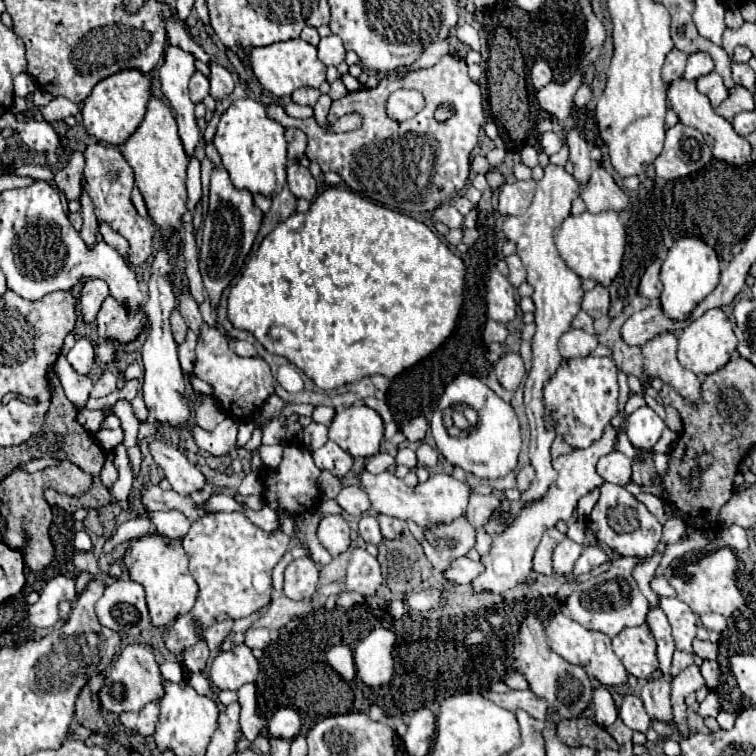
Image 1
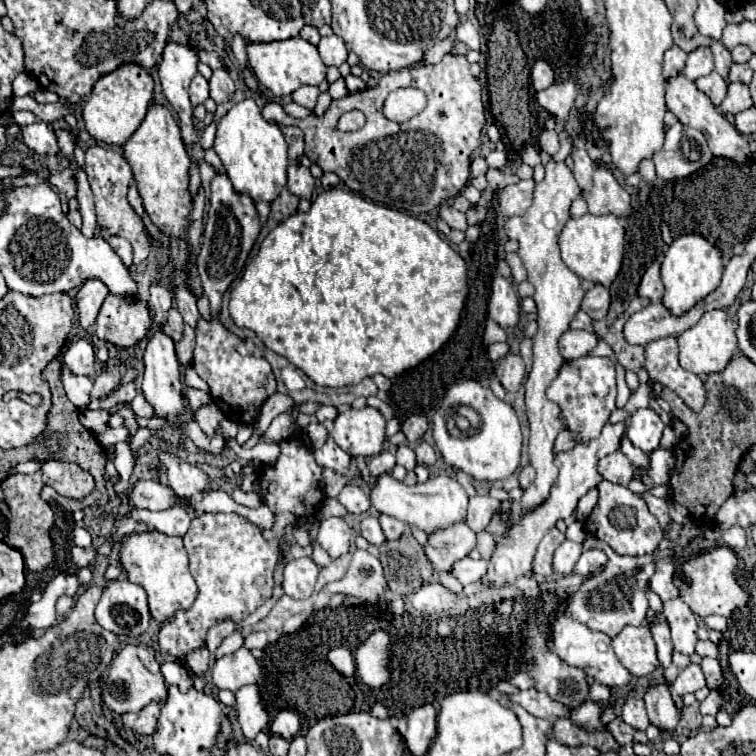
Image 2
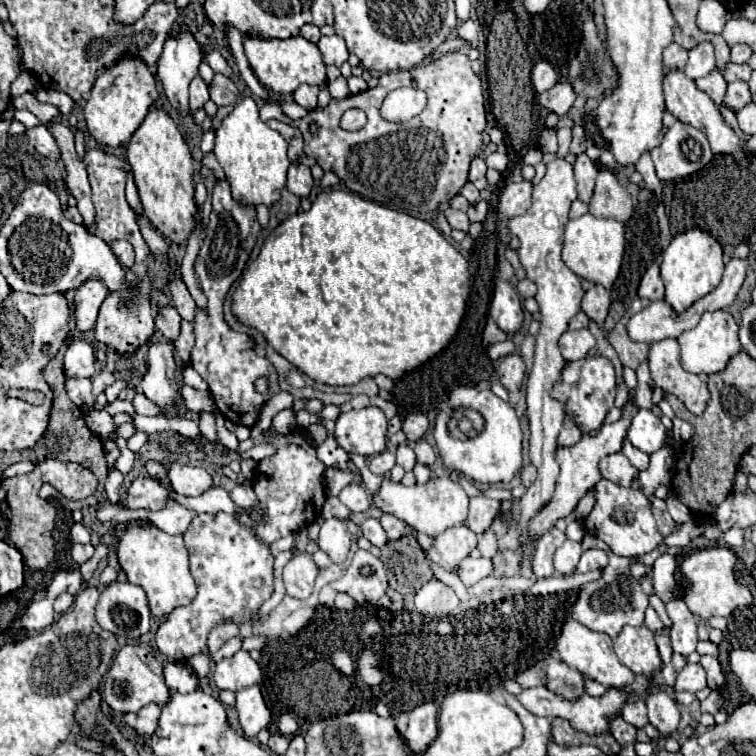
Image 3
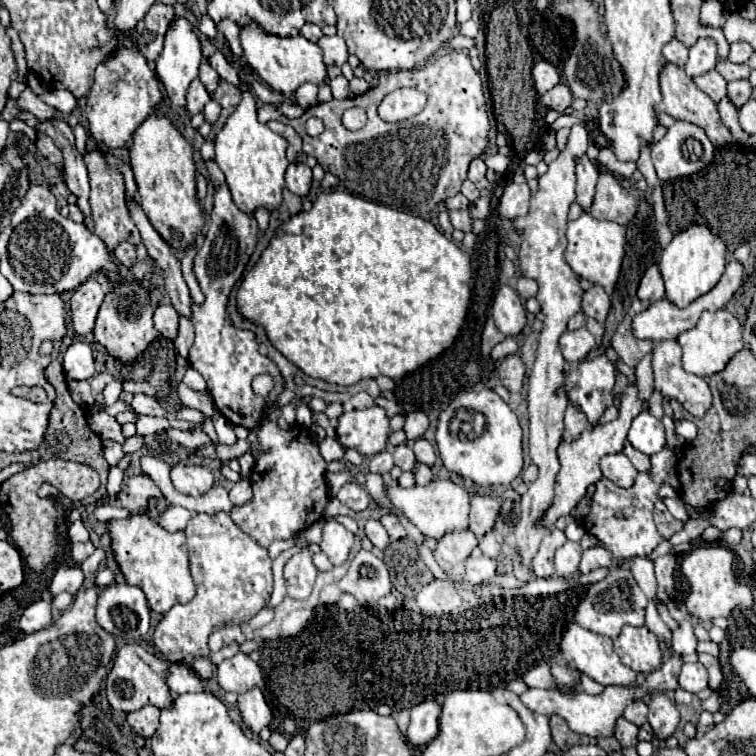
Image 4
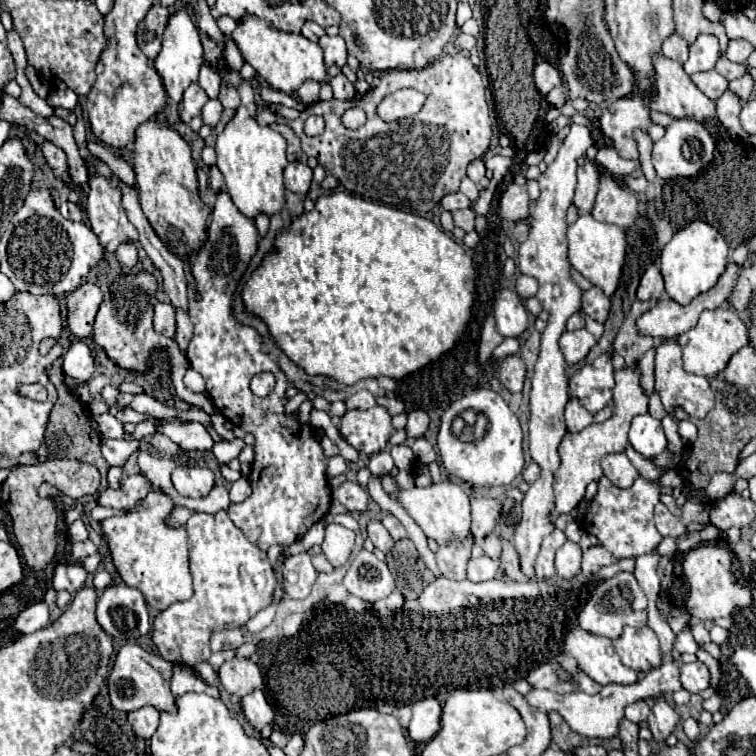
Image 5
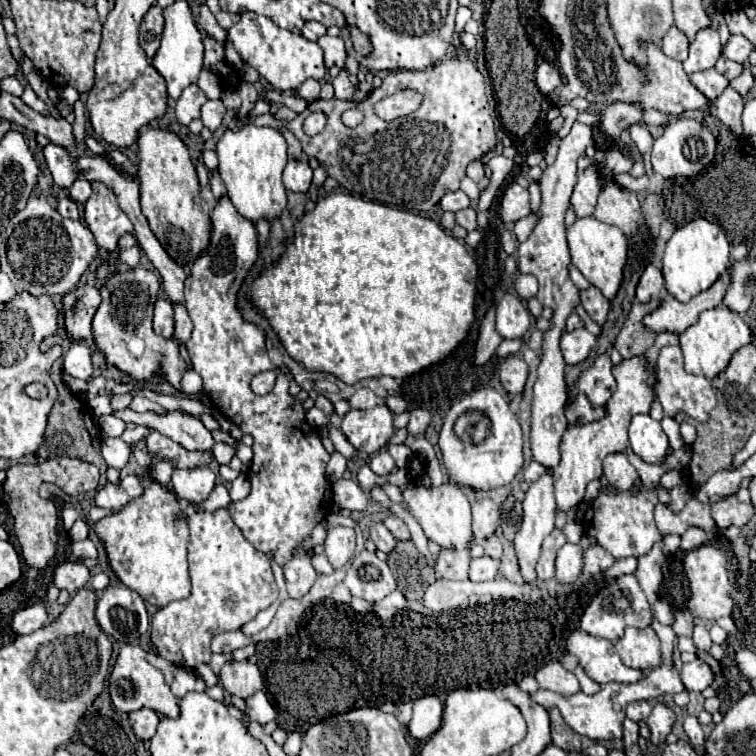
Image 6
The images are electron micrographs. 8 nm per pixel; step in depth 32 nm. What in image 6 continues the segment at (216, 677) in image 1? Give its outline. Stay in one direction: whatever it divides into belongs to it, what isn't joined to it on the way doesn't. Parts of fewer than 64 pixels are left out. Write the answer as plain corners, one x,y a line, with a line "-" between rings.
226,662
220,670
220,682
228,694
250,698
254,692
264,688
258,666
250,662

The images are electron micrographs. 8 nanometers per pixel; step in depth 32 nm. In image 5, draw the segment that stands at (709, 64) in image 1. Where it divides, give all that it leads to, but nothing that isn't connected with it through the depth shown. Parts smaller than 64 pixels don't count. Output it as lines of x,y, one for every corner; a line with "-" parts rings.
700,34
694,44
690,44
690,58
684,62
686,74
696,74
714,68
720,58
720,46
716,36

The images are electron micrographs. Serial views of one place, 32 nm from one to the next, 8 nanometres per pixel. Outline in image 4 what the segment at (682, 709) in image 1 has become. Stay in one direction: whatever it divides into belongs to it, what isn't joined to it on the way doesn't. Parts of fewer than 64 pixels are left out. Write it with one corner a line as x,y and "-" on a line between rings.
696,662
696,664
682,664
682,672
680,672
680,688
696,694
700,690
704,690
708,686
708,672
706,668

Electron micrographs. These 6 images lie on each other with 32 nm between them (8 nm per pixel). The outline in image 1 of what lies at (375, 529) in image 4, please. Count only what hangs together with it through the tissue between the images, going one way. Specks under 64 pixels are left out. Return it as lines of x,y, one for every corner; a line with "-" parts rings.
364,516
358,524
358,534
368,542
368,544
380,544
382,542
382,532
378,528
378,520
374,516

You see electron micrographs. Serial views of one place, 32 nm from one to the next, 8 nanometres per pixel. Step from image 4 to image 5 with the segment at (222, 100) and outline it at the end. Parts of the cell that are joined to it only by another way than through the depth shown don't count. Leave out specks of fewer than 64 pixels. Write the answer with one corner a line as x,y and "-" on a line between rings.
222,84
218,100
222,102
222,106
224,106
224,108
232,108
232,110
236,110
236,108
240,106
240,96
238,96
238,90
236,90
234,86
230,86
230,84

